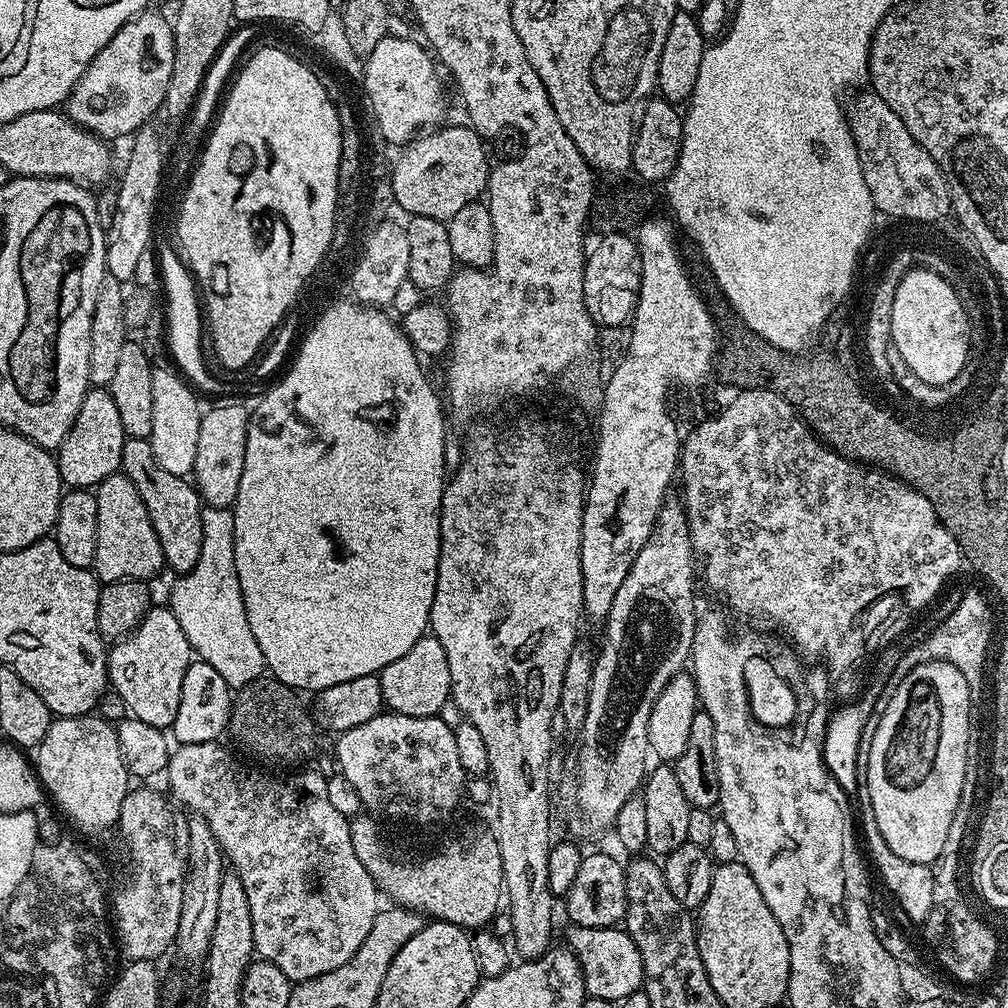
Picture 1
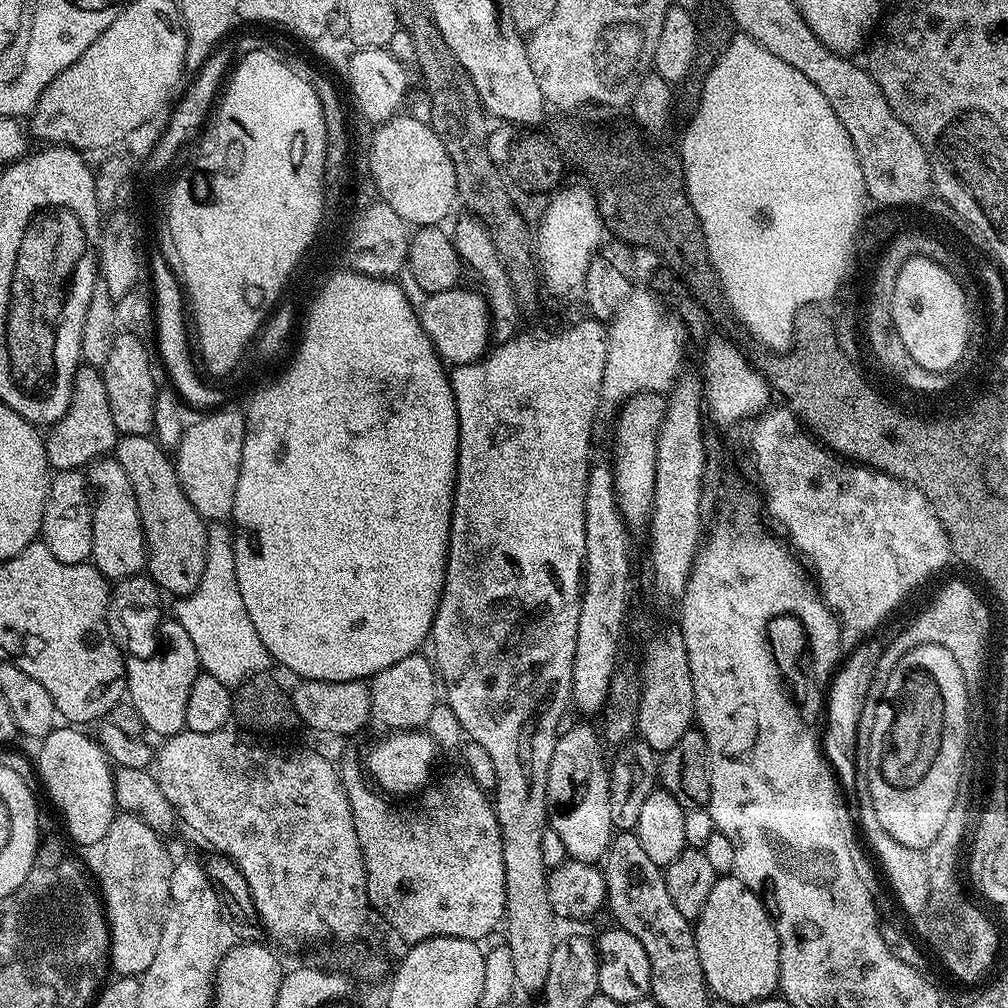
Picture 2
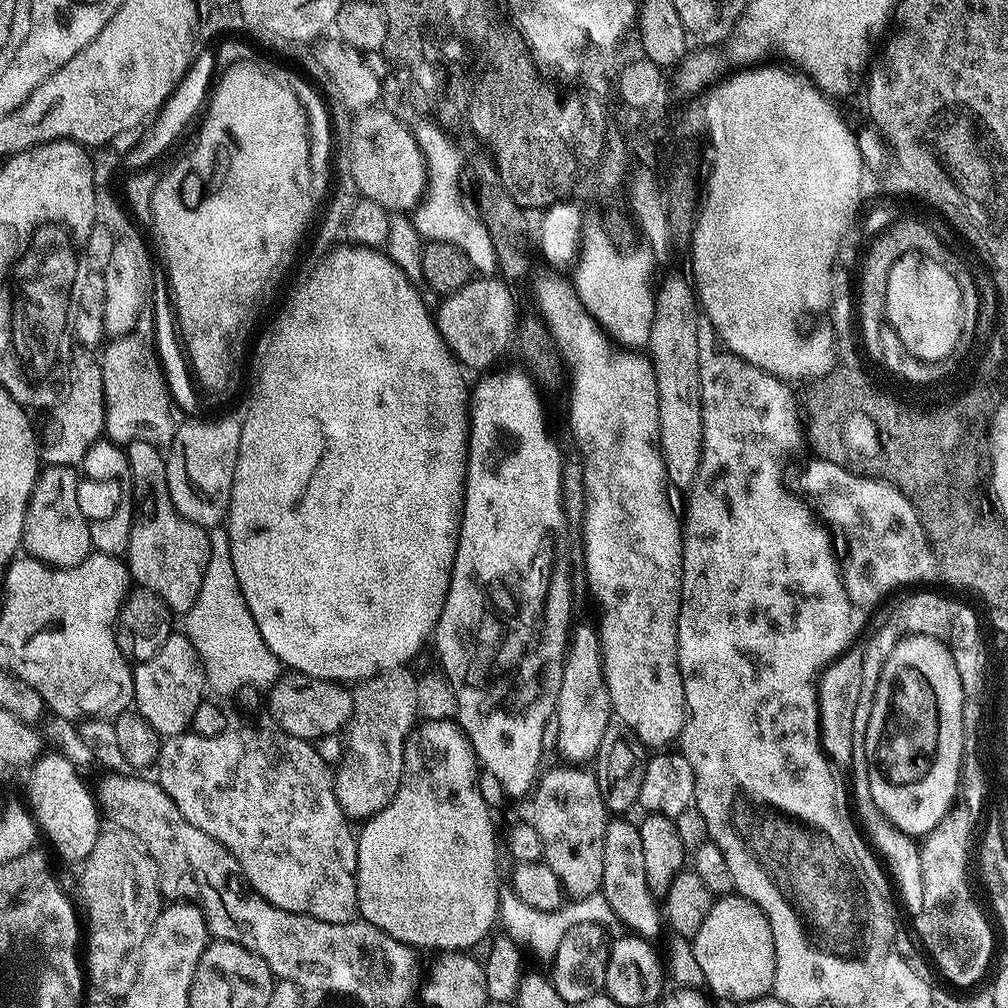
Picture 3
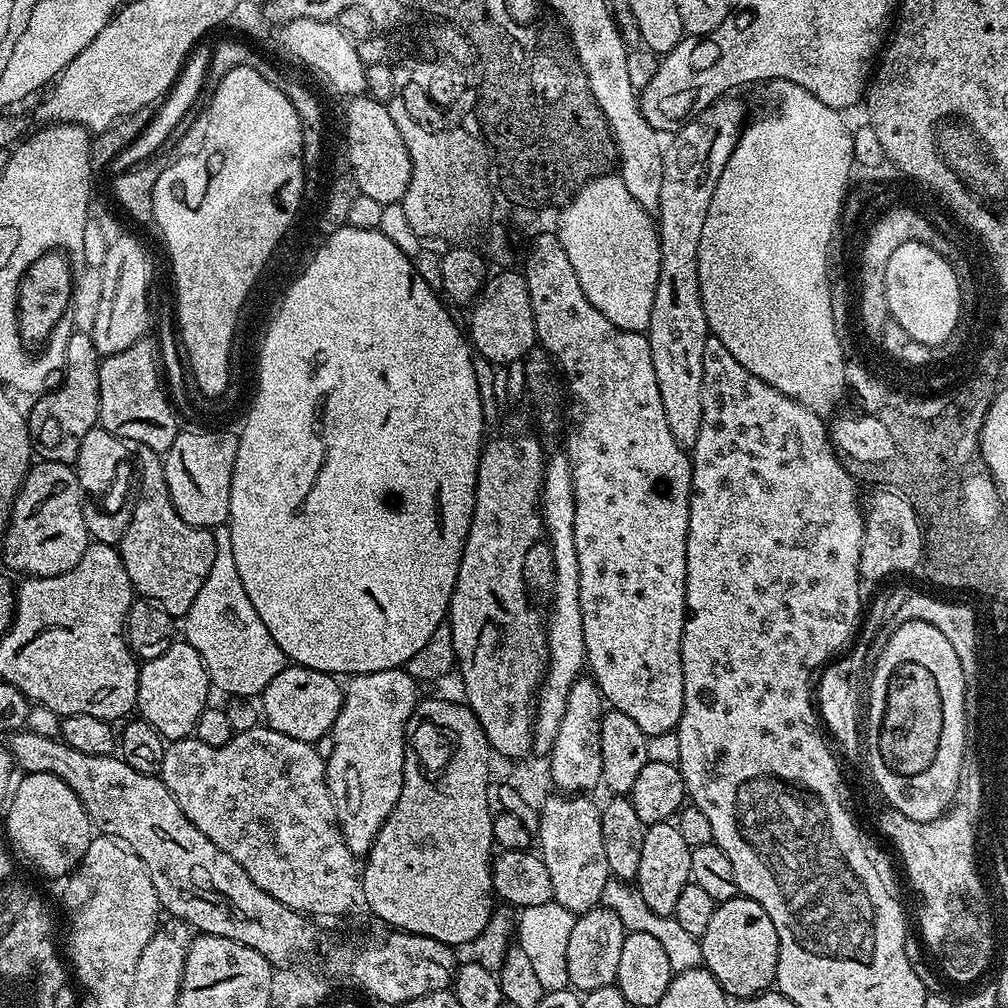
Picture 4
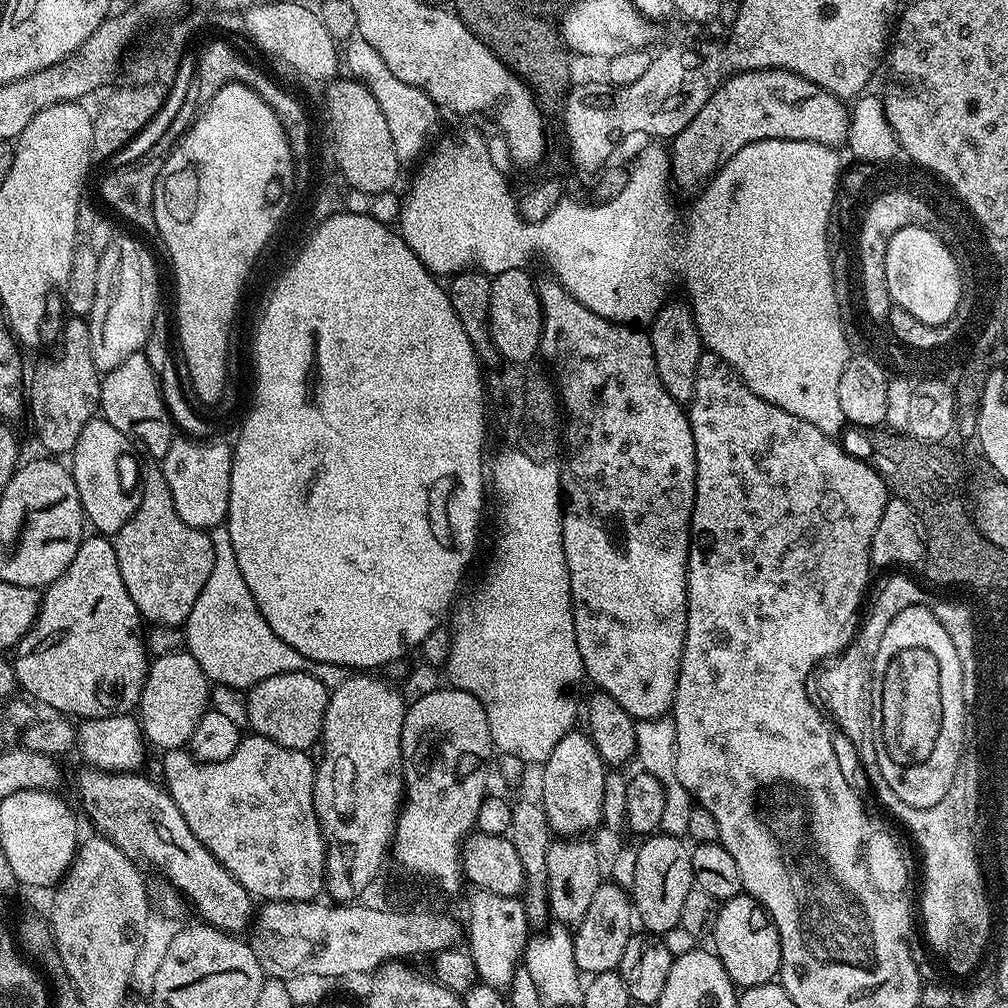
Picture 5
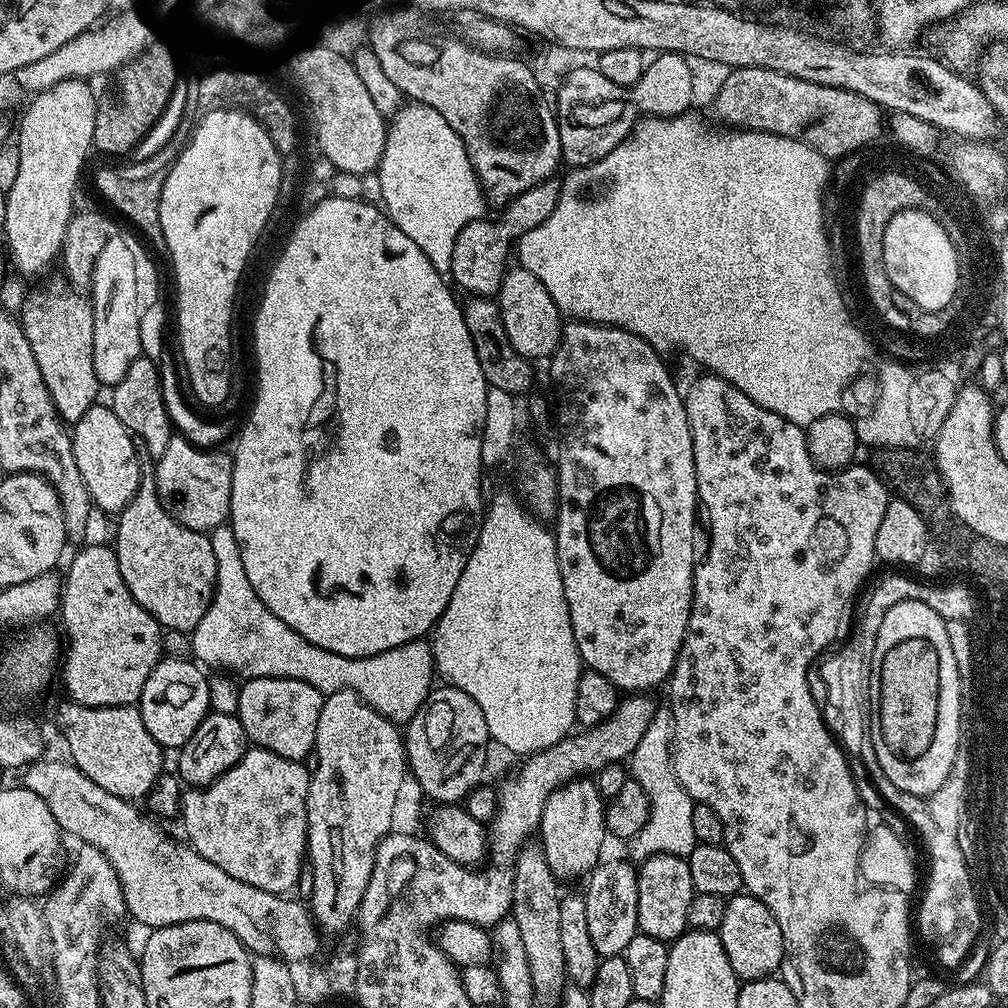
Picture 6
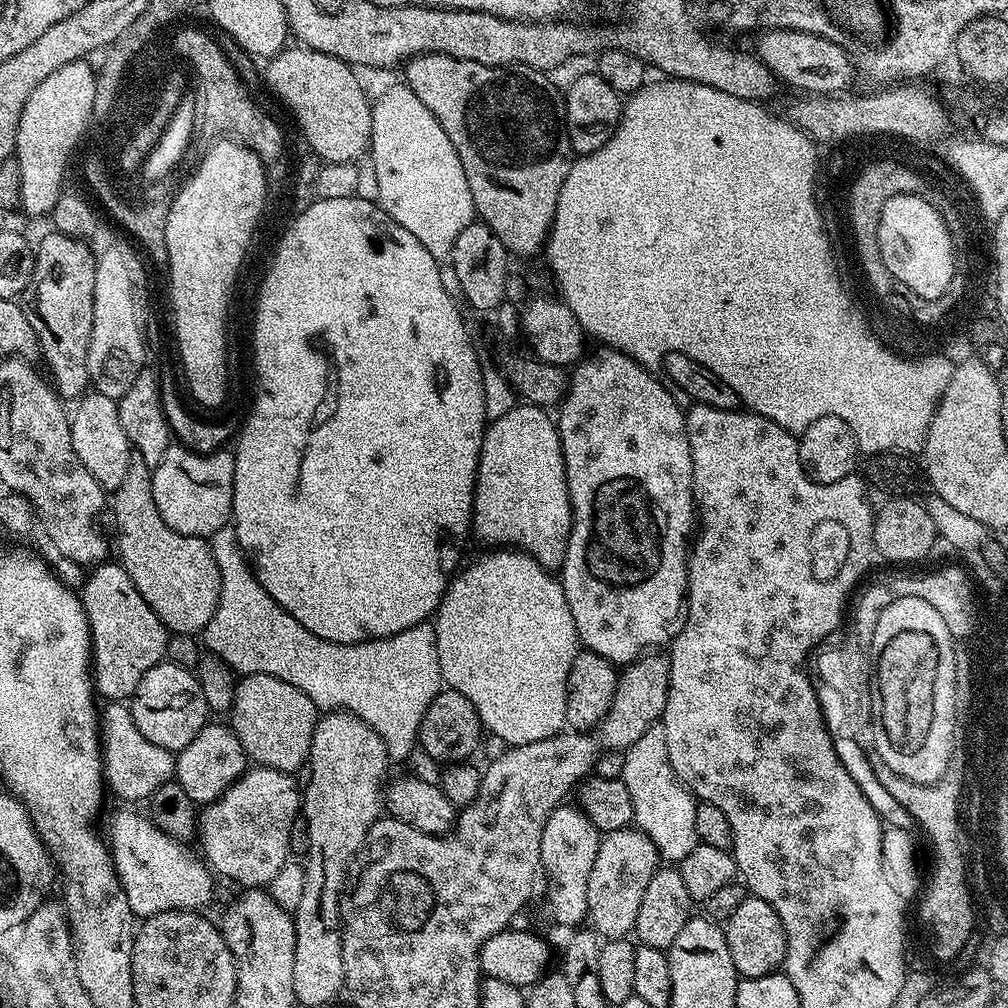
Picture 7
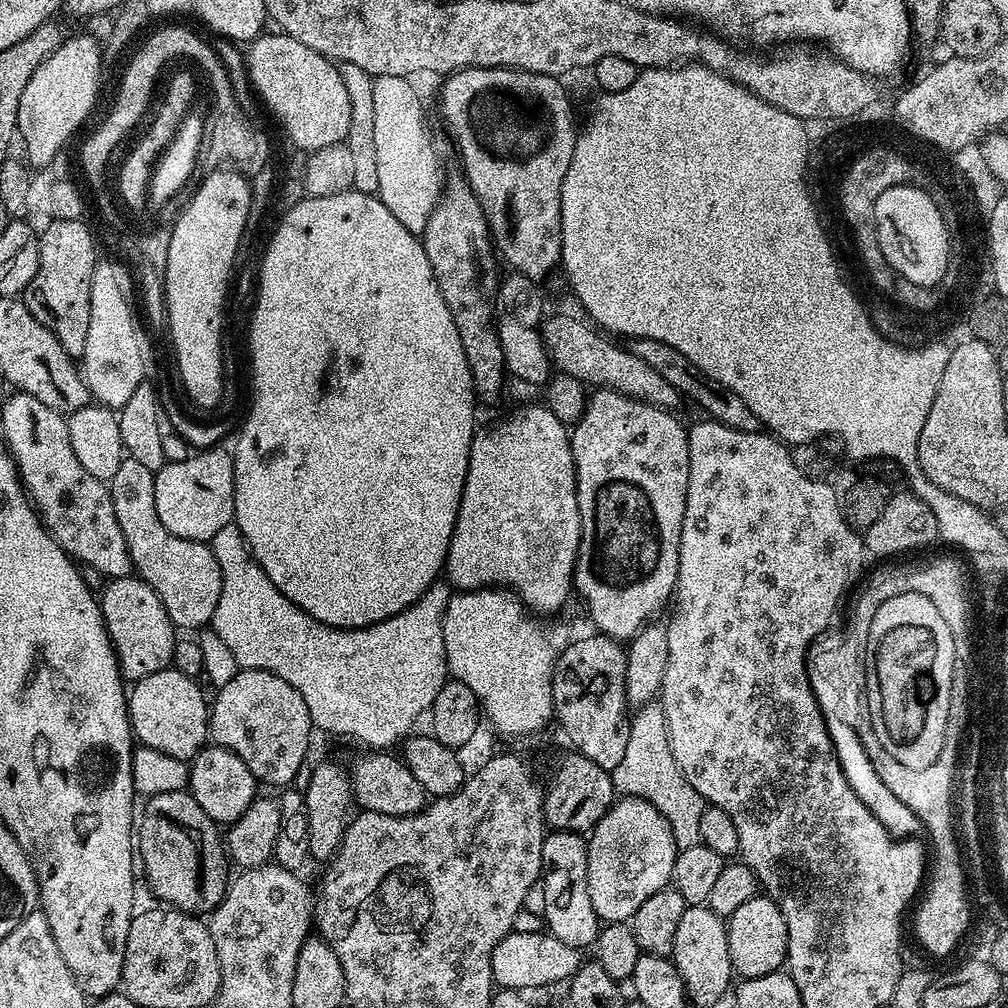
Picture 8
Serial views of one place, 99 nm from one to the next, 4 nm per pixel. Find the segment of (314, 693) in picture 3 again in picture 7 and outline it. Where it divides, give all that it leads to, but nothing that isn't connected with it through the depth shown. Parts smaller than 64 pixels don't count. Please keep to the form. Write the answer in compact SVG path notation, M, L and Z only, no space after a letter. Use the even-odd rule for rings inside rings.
M250 674L237 679L230 726L253 765L299 773L299 768L301 771L308 763L317 719L316 704L298 686L290 686L290 682L282 682L282 678L270 674Z

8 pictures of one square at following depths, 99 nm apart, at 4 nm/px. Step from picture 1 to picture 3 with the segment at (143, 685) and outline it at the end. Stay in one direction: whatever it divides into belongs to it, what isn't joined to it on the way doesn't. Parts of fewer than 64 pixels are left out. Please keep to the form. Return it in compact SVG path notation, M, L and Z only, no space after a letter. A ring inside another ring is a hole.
M173 631L162 642L162 650L154 658L141 660L133 667L134 708L141 712L154 726L161 738L178 736L192 727L194 710L198 710L201 700L206 696L204 667L200 664L200 655L194 650L190 638L183 631Z

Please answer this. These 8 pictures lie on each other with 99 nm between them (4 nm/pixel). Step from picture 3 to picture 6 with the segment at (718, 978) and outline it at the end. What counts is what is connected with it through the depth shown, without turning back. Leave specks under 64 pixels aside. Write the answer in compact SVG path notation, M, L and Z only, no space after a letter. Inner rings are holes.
M737 894L726 903L722 926L718 929L720 941L730 958L730 966L741 981L767 980L781 971L784 962L784 939L774 914L758 898Z

